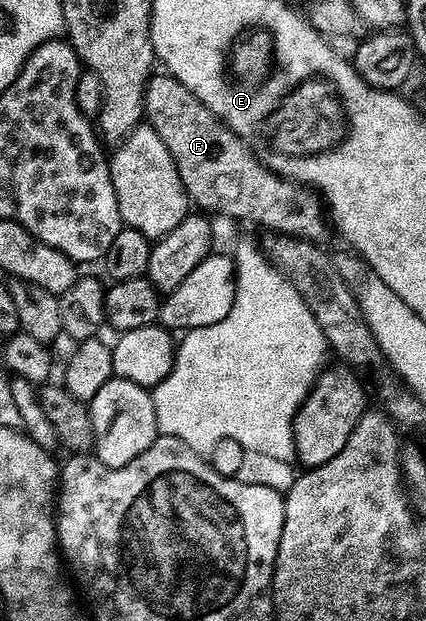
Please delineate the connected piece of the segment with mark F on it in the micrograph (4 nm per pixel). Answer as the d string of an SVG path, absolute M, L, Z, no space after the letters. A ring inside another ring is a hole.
M157 72L150 77L145 85L144 117L148 125L159 132L163 144L167 144L167 152L171 152L175 160L185 193L198 211L254 222L257 226L266 226L269 232L304 238L314 244L324 243L324 238L331 234L322 199L300 182L290 182L268 170L253 155L249 145L224 126L172 74Z

